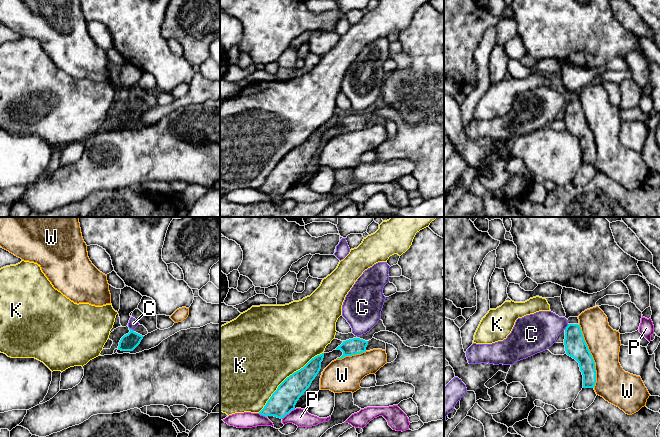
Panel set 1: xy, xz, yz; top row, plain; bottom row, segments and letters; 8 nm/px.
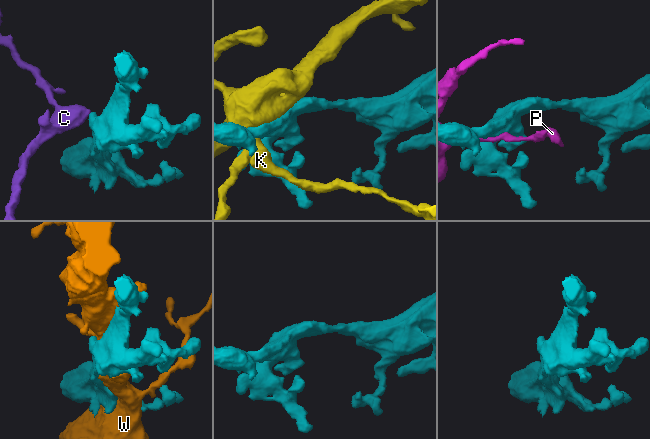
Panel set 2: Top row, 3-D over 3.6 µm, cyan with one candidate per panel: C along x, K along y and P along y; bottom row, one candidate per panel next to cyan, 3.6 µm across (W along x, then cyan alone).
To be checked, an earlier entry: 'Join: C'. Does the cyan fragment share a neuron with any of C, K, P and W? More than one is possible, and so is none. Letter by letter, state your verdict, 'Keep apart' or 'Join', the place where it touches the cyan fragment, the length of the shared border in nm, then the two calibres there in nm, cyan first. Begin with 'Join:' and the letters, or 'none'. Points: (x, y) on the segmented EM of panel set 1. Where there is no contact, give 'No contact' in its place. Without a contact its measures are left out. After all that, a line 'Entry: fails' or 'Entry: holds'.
Join: none
C: Keep apart. Touches cyan at yz (566, 327). Shared border 60 nm. Thickness 180 nm (cyan) against 300 nm
K: Keep apart. Touches cyan at xz (287, 377). Shared border 700 nm. Thickness 200 nm (cyan) against 500 nm
P: Keep apart. Touches cyan at xz (287, 413). Shared border 140 nm. Thickness 200 nm (cyan) against 140 nm
W: Keep apart. Touches cyan at yz (591, 356). Shared border 550 nm. Thickness 180 nm (cyan) against 260 nm
Entry: fails

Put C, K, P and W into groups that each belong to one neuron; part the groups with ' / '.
C / K / P / W

